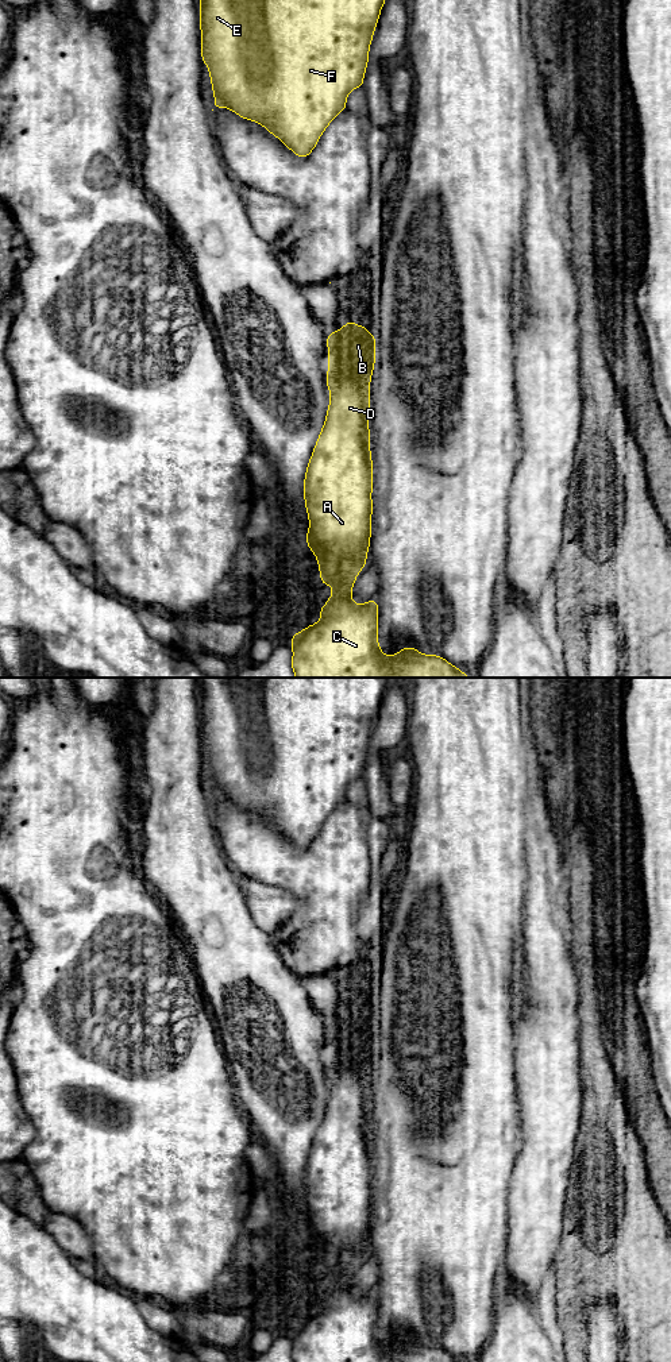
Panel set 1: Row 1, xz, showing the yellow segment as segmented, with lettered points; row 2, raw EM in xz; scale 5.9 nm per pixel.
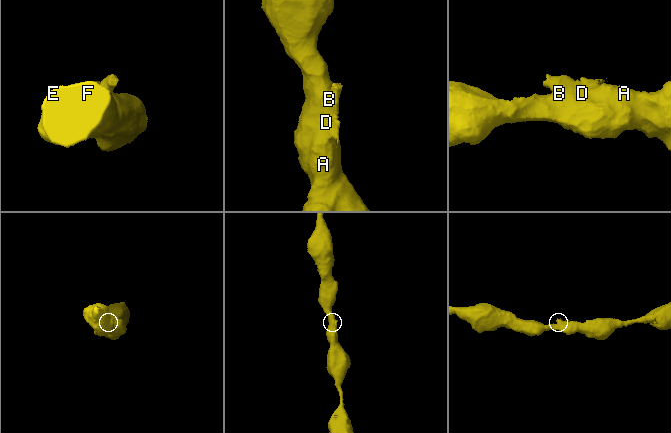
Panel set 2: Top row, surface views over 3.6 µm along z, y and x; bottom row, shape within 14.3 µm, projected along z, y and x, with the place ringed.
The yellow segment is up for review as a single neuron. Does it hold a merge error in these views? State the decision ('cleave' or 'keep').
cleave

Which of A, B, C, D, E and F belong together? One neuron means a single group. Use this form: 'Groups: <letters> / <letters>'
Groups: A C D E F / B

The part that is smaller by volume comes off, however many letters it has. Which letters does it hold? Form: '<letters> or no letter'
B

